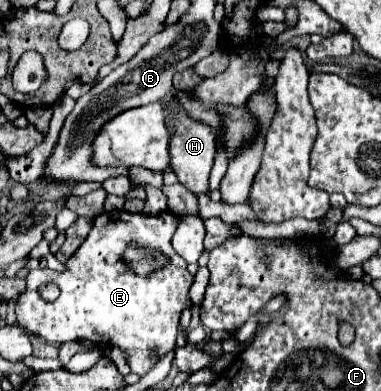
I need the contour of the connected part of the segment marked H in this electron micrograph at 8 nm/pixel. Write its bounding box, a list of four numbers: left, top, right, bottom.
[167,109,215,195]

